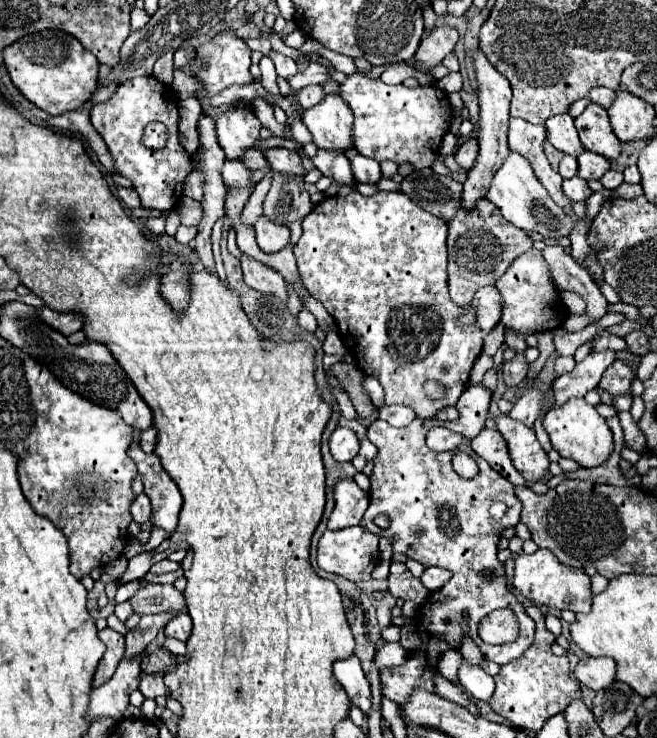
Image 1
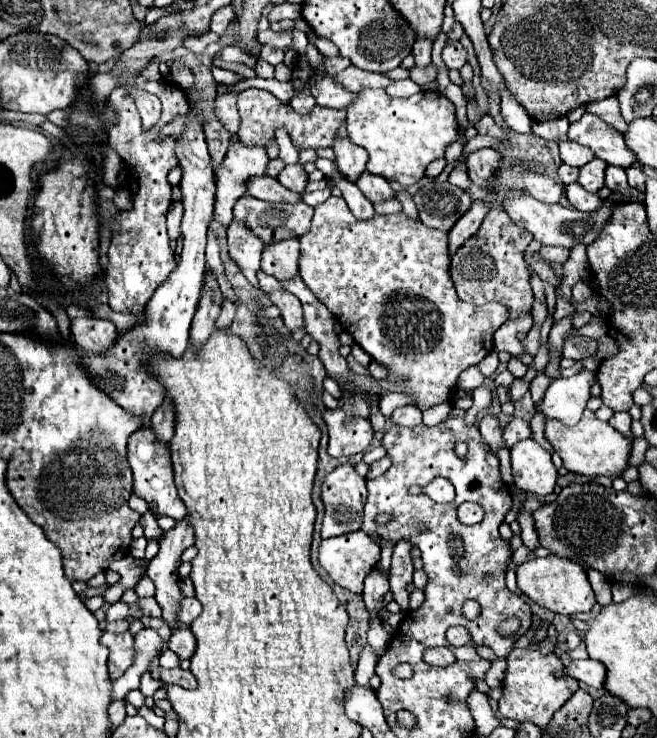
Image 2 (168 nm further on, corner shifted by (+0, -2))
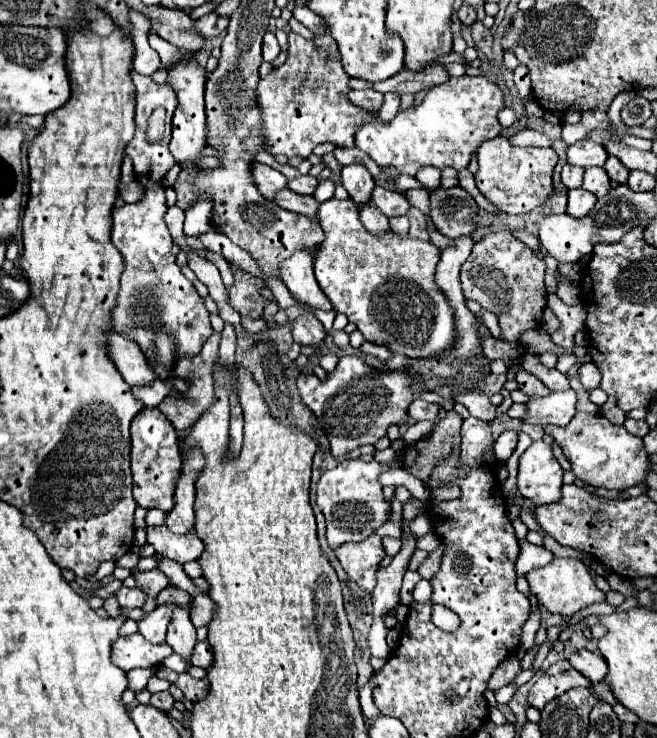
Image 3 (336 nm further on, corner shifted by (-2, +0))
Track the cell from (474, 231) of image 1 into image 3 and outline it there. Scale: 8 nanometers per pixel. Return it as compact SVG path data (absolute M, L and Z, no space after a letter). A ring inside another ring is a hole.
M507 227L479 239L473 245L469 259L461 265L461 287L465 299L473 299L481 307L493 311L499 317L501 337L509 343L517 343L521 331L541 327L547 301L543 277L545 263L537 259L535 253Z

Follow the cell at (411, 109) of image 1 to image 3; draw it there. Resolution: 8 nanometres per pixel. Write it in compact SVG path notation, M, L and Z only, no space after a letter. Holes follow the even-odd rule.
M451 77L443 85L429 89L419 105L383 123L377 111L365 111L363 123L355 133L355 147L365 151L381 169L395 169L411 177L425 165L455 167L457 171L469 165L473 151L487 139L499 135L501 125L497 111L503 109L503 91L485 77Z

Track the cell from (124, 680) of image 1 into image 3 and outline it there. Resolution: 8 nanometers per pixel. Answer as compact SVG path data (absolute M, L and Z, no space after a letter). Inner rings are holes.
M161 605L153 613L145 613L145 617L139 621L139 633L149 643L165 643L171 611L173 611L173 605Z

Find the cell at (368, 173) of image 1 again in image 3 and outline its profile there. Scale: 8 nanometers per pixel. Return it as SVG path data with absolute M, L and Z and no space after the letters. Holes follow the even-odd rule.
M375 185L373 195L371 195L371 203L375 203L375 207L379 207L379 211L383 211L387 217L405 215L409 209L409 201L403 193L391 191L381 185Z

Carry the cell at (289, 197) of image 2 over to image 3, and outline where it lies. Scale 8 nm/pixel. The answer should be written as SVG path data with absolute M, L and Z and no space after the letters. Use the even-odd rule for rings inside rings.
M289 189L277 191L275 193L275 203L287 211L299 213L299 215L307 215L307 217L315 217L317 215L317 201L311 195L295 195Z

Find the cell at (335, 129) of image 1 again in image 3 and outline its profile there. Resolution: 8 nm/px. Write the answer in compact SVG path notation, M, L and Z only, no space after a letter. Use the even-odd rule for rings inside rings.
M357 161L357 163L345 165L341 169L341 185L347 189L349 197L361 205L371 199L371 191L375 187L375 181L373 181L369 169Z

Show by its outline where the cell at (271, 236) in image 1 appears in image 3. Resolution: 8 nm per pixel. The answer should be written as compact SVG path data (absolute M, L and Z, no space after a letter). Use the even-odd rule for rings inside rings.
M295 251L295 255L287 257L283 265L279 265L279 277L287 285L287 289L299 299L317 309L331 309L329 299L323 295L313 275L313 257L307 251Z

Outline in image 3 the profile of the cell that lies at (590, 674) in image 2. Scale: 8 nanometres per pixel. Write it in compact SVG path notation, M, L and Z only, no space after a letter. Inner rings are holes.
M579 649L575 651L571 657L569 657L569 663L579 671L583 673L591 683L599 683L603 681L605 673L607 673L607 663L601 655L597 653L591 653L587 649Z

